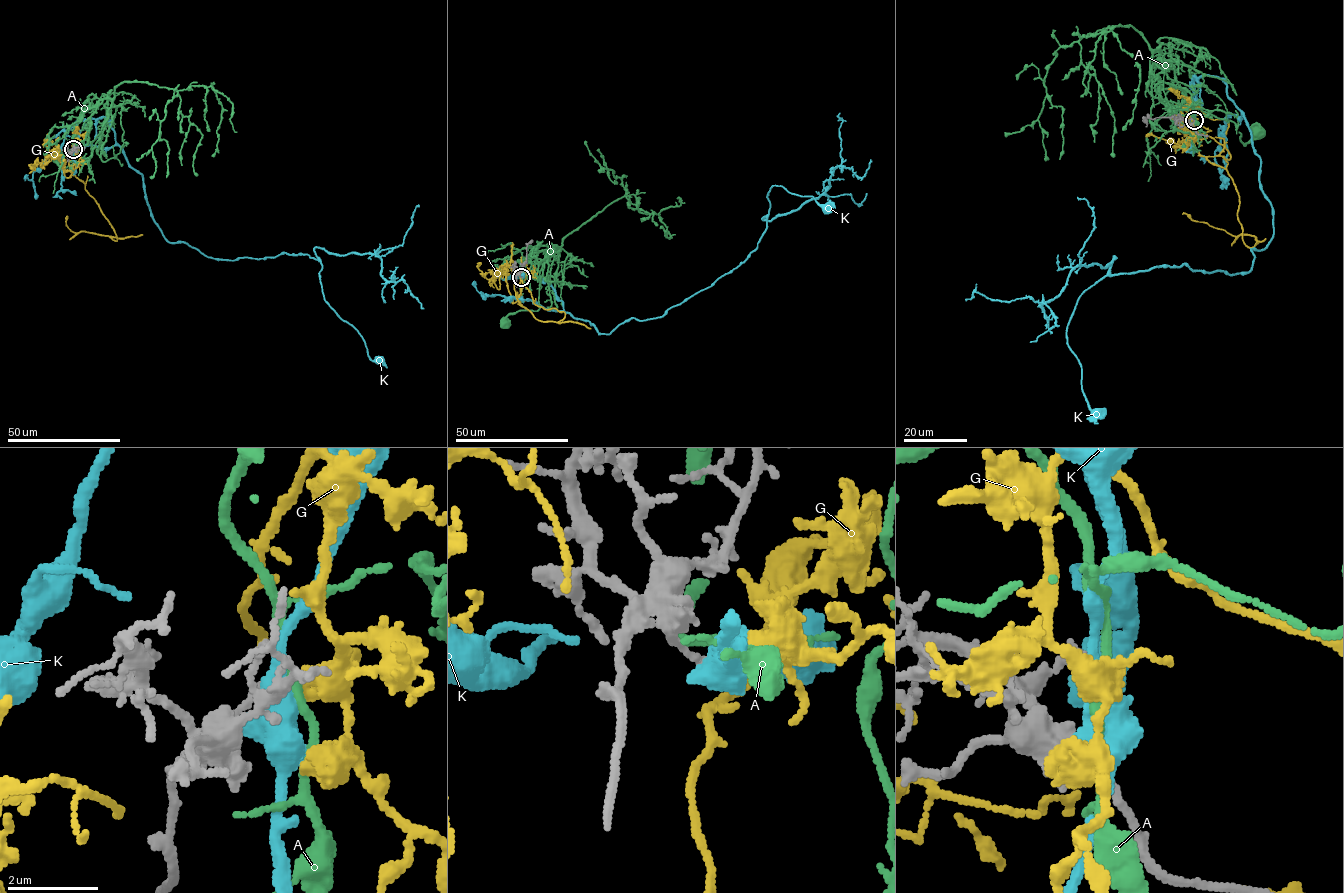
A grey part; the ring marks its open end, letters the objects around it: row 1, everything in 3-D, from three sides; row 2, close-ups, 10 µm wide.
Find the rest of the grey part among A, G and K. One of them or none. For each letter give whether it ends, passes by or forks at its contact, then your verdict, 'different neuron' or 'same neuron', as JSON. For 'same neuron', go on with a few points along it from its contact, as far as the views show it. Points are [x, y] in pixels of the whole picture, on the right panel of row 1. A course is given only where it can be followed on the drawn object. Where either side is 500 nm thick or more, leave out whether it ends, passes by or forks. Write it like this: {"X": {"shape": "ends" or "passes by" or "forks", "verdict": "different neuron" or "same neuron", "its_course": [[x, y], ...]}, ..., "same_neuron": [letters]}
{"A": {"shape": "passes by", "verdict": "different neuron"}, "G": {"shape": "ends", "verdict": "same neuron", "its_course": [[1194, 119], [1191, 104], [1228, 124], [1224, 149], [1206, 158], [1236, 187], [1244, 243], [1256, 242], [1182, 214]]}, "K": {"shape": "passes by", "verdict": "different neuron"}, "same_neuron": ["G"]}

